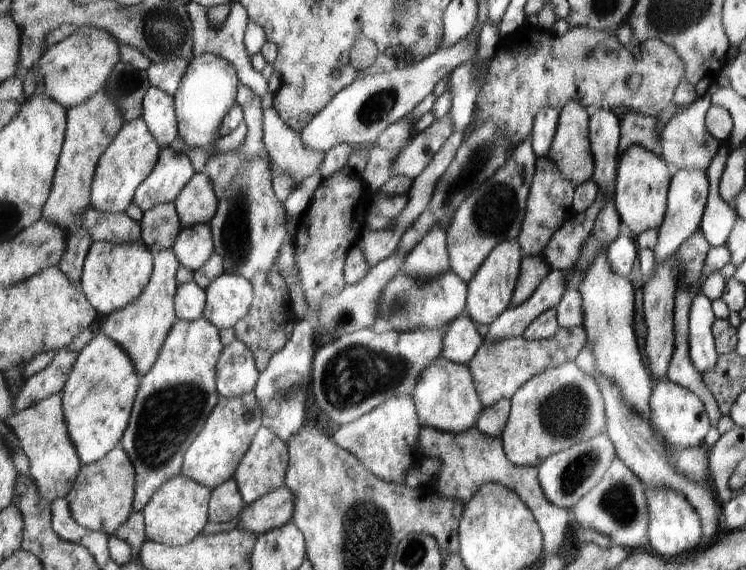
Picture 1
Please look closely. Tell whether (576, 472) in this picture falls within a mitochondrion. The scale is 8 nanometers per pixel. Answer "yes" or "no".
yes

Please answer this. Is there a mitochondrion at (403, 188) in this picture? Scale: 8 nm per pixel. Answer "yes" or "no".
no

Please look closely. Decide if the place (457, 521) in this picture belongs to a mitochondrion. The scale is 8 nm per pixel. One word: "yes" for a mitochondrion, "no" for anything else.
no

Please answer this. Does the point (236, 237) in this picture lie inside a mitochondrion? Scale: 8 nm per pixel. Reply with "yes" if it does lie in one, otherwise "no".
yes

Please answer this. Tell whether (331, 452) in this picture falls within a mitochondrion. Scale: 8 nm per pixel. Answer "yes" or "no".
no

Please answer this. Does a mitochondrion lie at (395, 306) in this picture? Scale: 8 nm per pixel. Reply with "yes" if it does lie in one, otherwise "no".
yes

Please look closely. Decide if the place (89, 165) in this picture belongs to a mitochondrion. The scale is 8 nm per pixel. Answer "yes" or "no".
no

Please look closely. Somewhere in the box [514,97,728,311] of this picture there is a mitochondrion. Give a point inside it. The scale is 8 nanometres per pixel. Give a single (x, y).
(687, 282)

